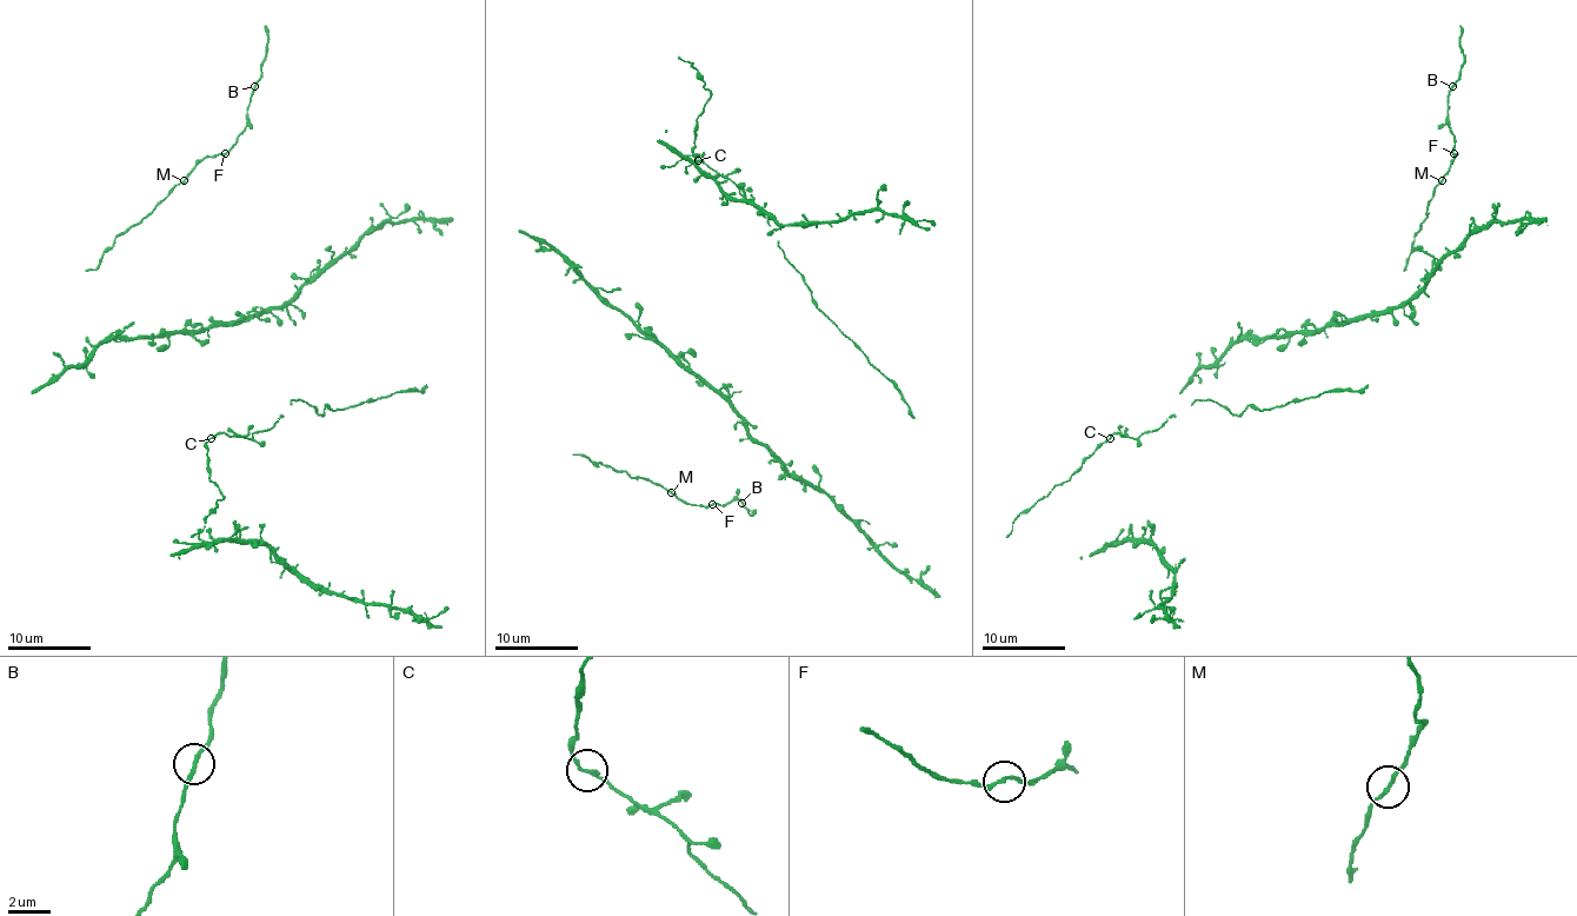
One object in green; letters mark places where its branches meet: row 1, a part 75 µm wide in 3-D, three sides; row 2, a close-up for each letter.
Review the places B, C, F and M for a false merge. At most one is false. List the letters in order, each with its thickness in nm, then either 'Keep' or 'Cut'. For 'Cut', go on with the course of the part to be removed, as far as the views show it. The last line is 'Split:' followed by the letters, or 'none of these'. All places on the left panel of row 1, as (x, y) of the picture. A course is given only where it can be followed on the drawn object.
B: Thickness 170 nm. Keep
C: Thickness 170 nm. Keep
F: Thickness 170 nm. Keep
M: Thickness 180 nm. Keep
Split: none of these

